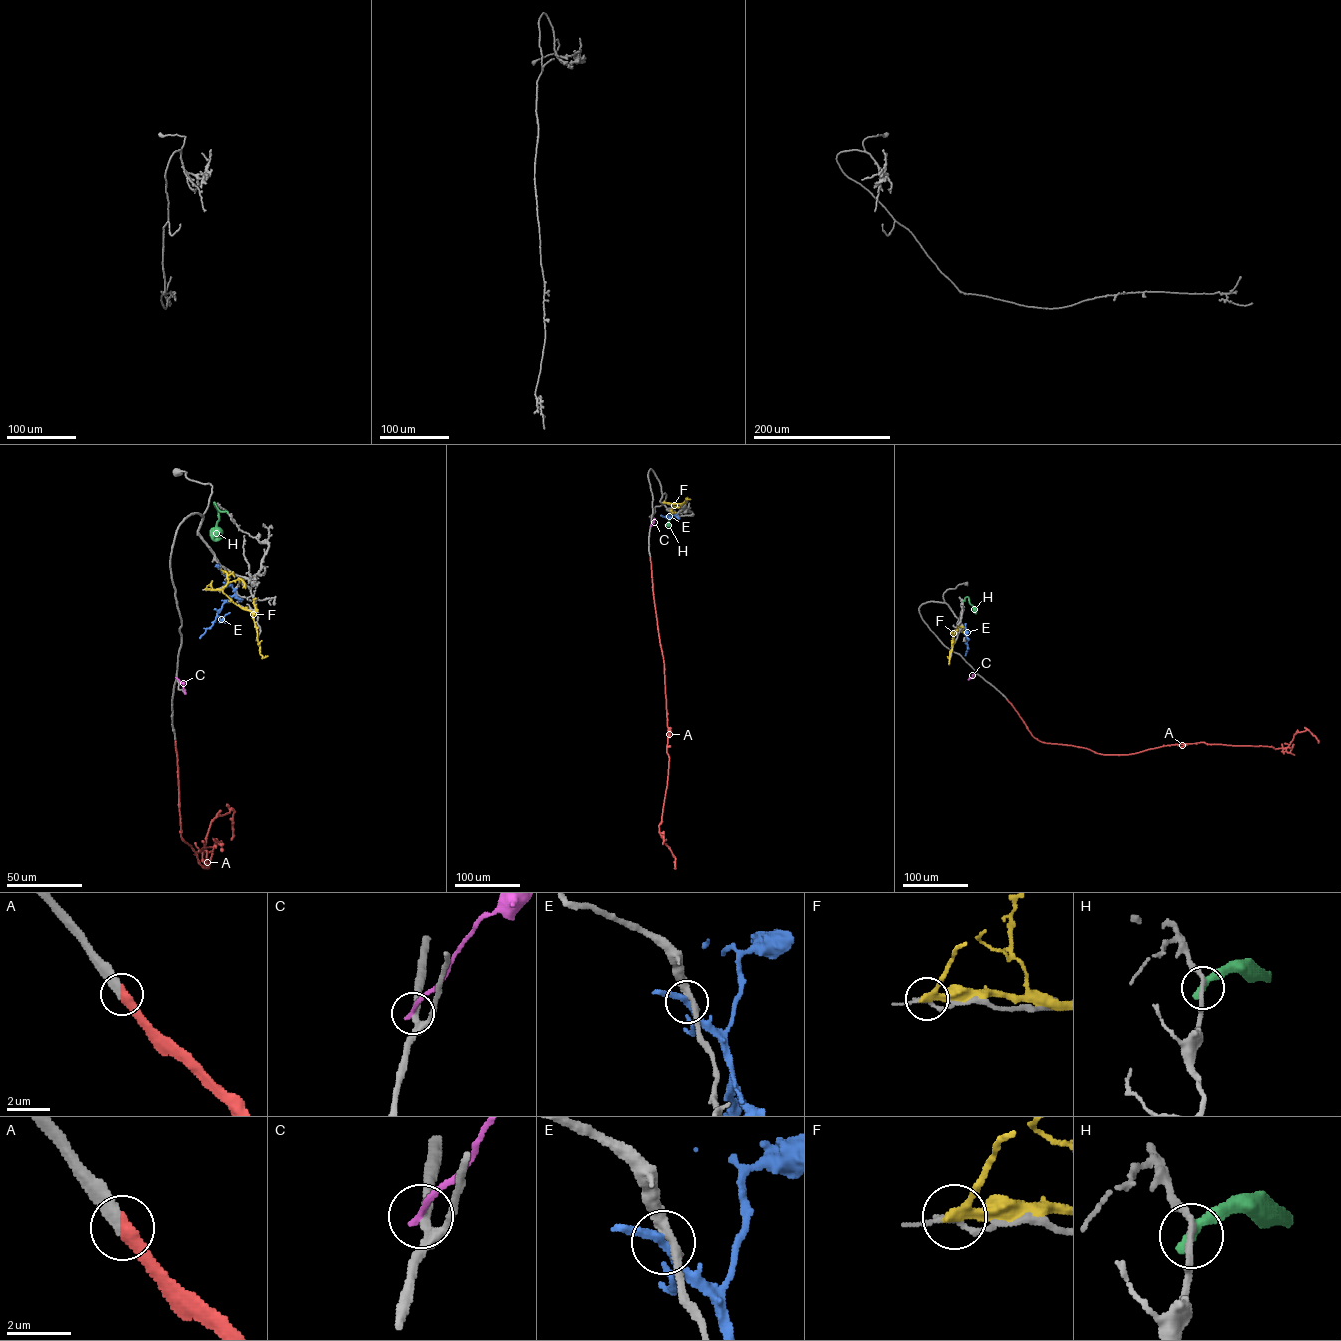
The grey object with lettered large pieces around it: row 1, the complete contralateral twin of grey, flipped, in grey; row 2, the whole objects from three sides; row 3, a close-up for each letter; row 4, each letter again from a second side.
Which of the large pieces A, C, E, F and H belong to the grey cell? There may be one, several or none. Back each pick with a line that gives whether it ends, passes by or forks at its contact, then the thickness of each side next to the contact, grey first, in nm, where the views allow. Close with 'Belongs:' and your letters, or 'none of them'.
A: it ends; calibres 360 and 440 nm
Belongs: A

